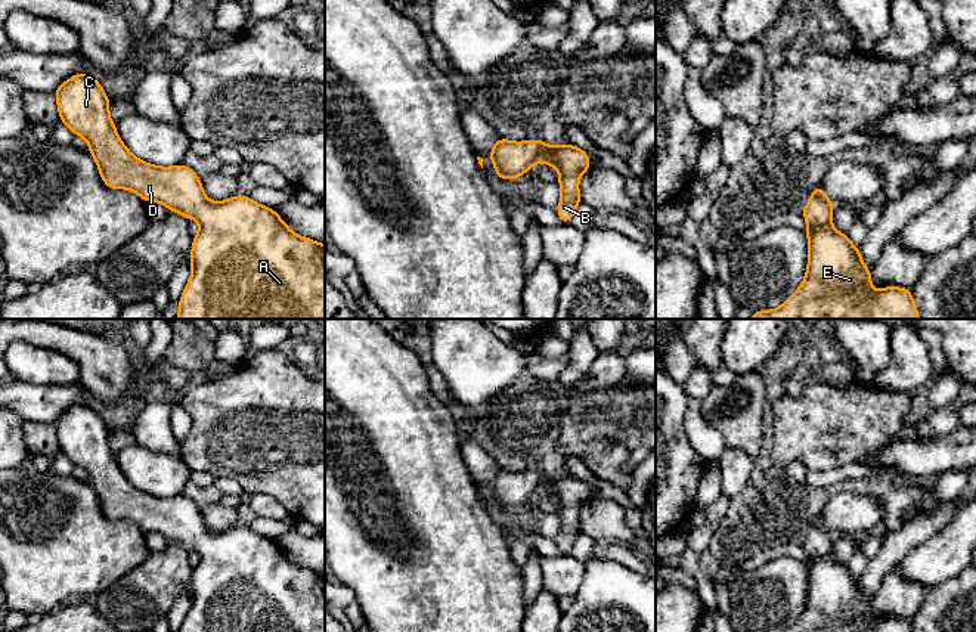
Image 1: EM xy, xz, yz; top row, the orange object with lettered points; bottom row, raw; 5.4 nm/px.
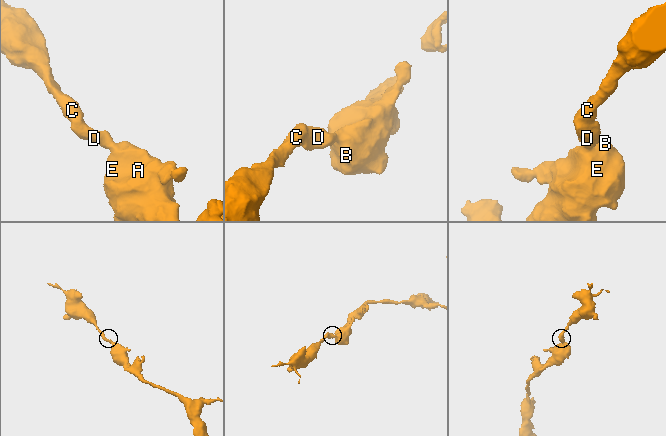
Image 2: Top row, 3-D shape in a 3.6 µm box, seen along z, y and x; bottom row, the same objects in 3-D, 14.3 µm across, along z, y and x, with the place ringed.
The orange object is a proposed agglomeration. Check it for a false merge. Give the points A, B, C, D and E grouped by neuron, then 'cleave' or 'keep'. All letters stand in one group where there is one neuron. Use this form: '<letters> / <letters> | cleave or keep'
A B C D E | keep

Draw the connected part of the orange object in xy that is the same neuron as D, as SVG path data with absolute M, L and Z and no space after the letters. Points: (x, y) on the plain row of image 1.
M74 405L53 424L59 452L74 467L89 473L89 483L109 520L130 520L145 533L159 533L199 554L190 582L192 605L179 632L325 632L323 574L295 566L276 540L257 535L250 527L210 532L201 509L183 493L158 498L136 489L121 473L109 447L111 431L92 406Z

